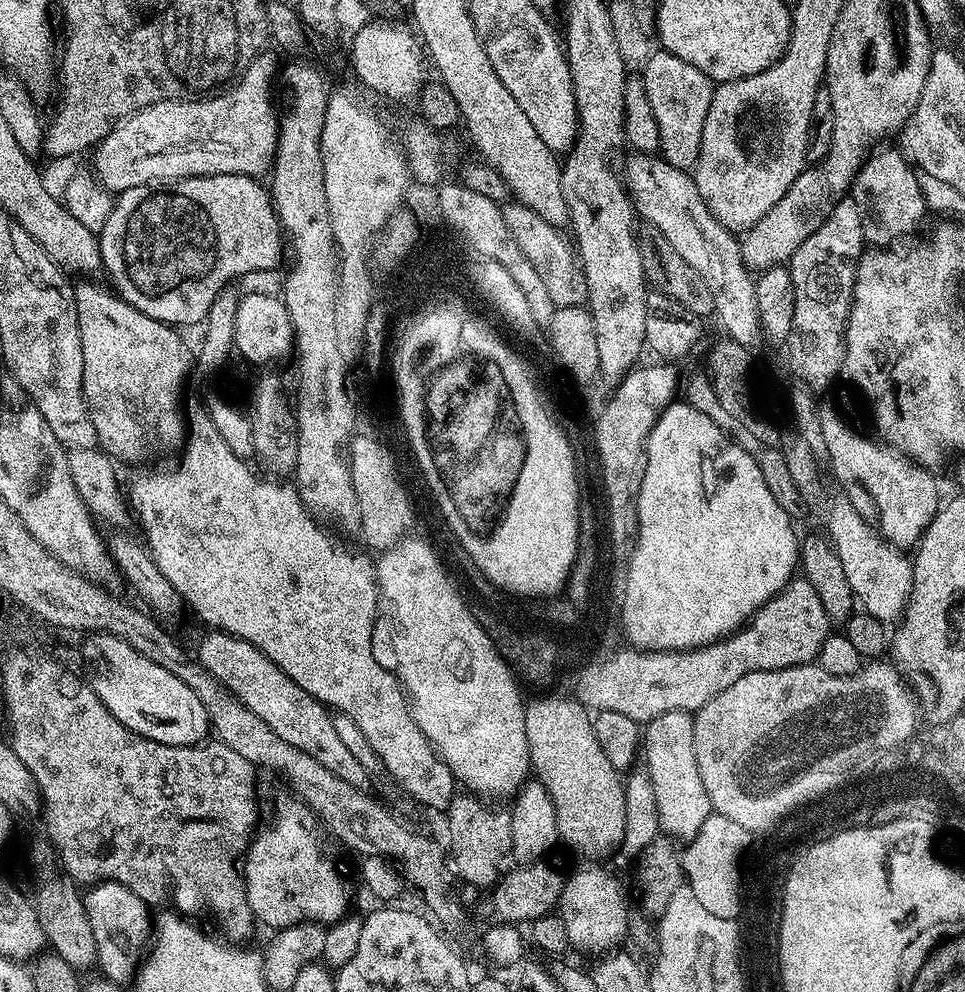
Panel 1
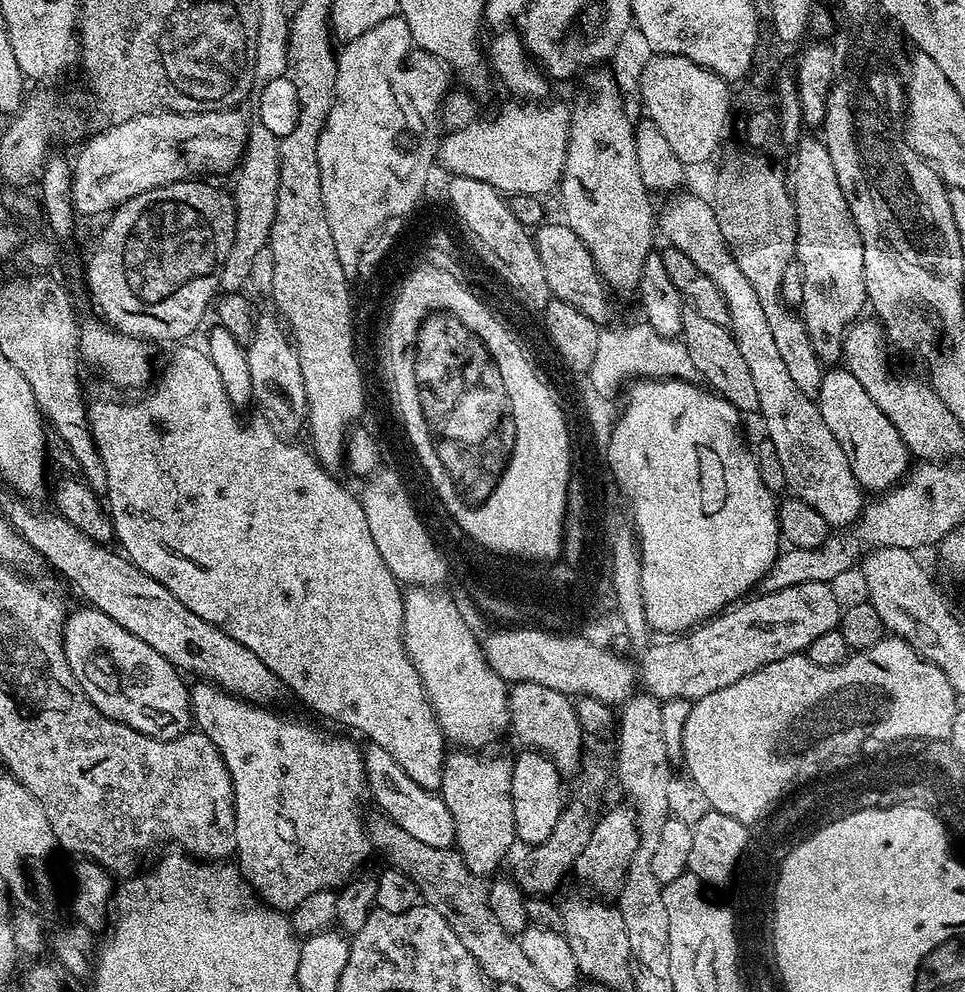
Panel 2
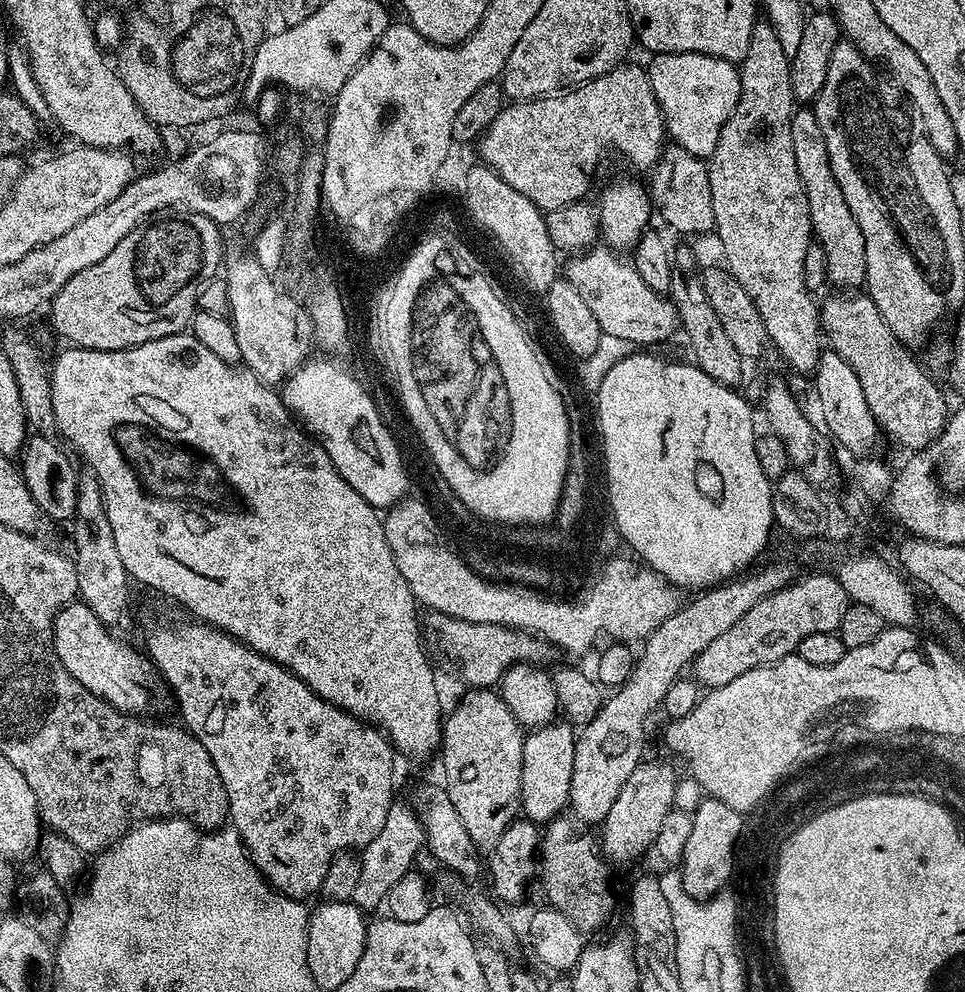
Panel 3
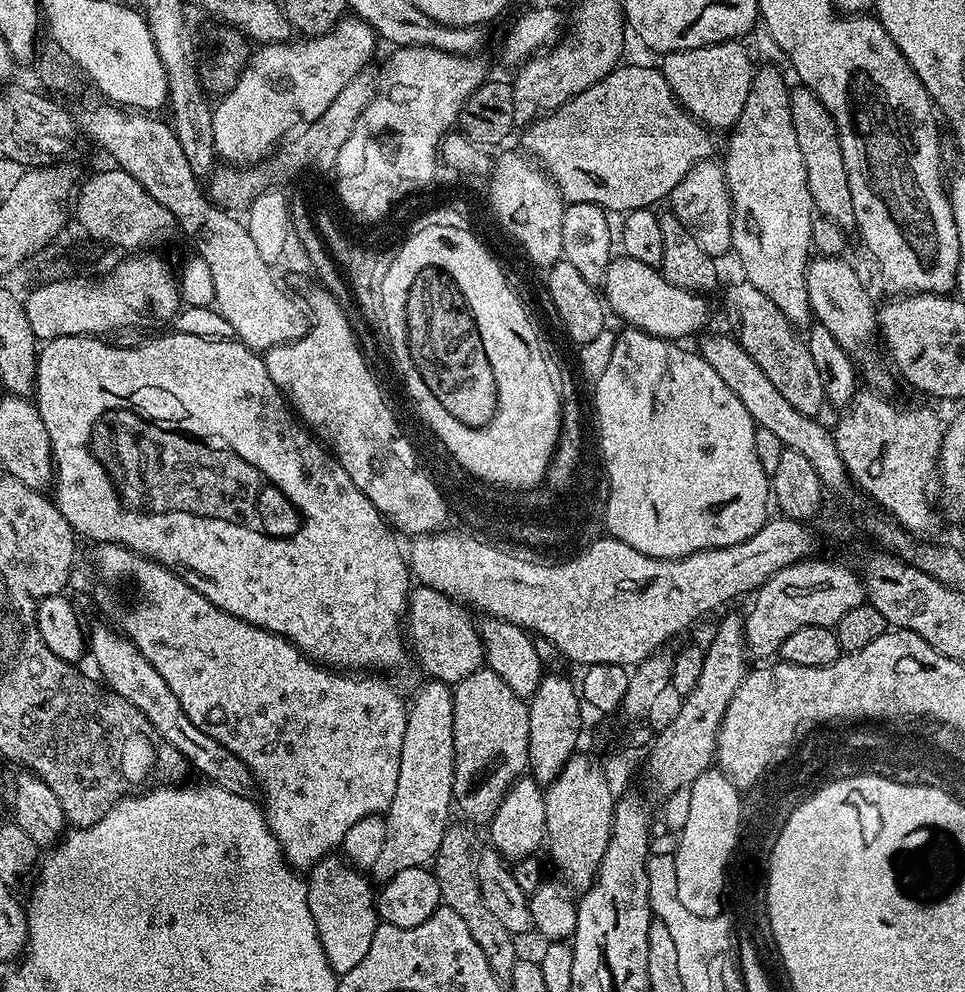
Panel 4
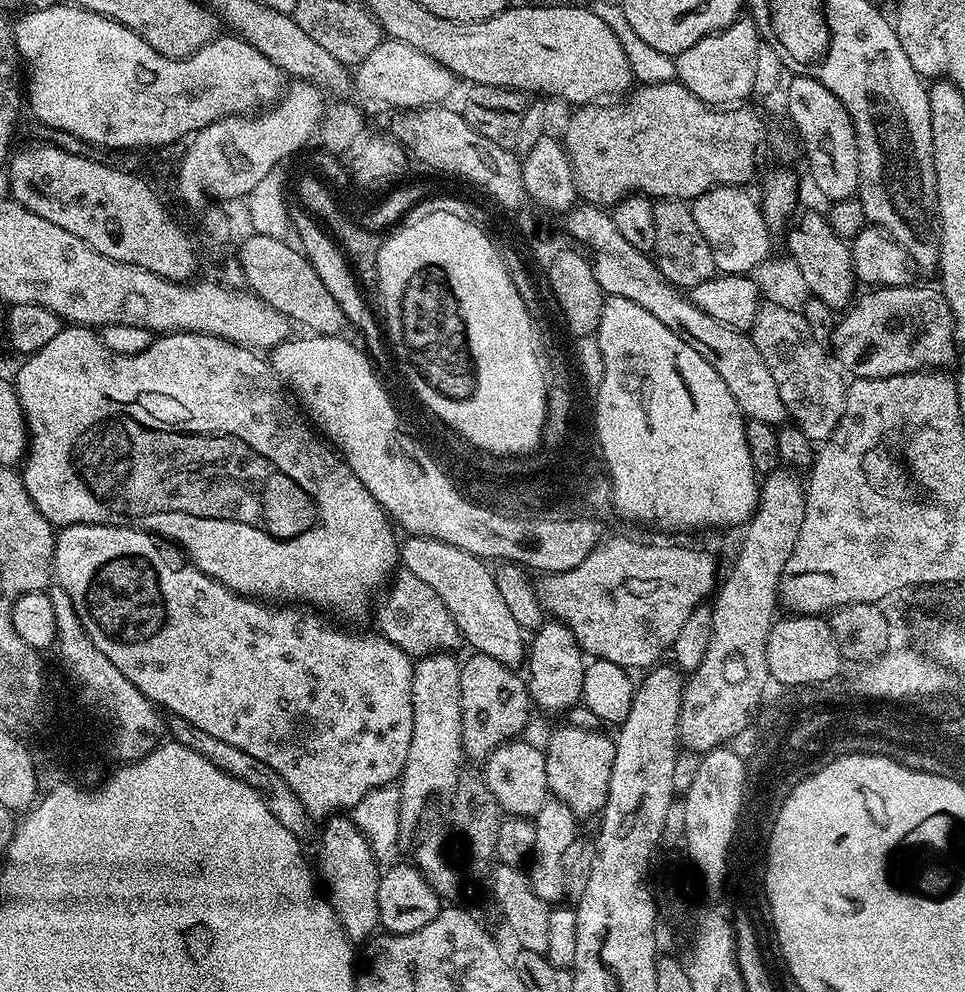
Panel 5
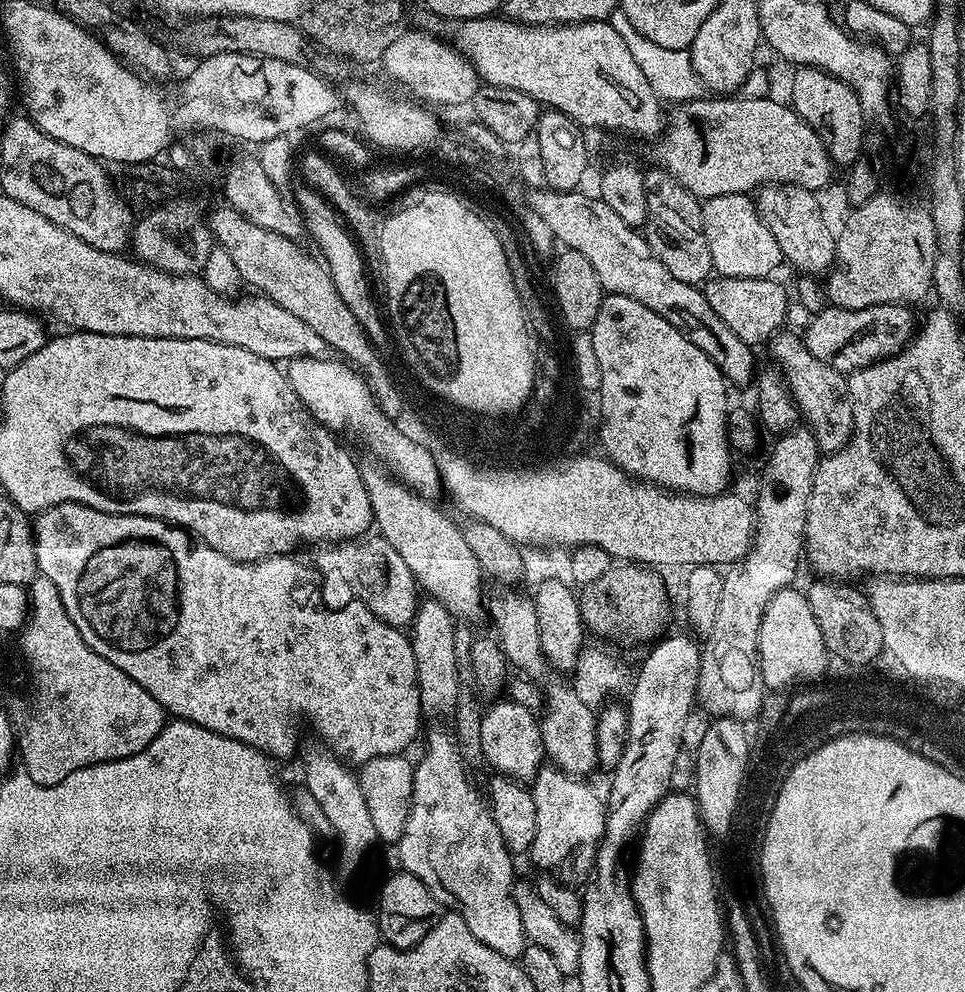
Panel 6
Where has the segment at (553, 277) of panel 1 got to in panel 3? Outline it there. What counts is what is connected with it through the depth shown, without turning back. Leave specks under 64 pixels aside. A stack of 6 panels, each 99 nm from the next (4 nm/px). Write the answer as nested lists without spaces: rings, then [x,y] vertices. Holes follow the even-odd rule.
[[[593,246],[583,254],[576,254],[566,264],[566,279],[582,296],[594,314],[603,335],[626,338],[629,346],[652,346],[677,335],[680,316],[676,305],[667,295],[650,290],[638,274],[635,264],[619,260],[617,253],[607,246]]]

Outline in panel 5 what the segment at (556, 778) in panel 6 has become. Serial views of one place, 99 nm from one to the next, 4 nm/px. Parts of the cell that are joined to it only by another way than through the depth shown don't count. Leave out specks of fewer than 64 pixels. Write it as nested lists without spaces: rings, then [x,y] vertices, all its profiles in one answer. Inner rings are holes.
[[[549,799],[547,804],[538,810],[534,818],[536,833],[534,834],[534,852],[527,869],[528,881],[532,883],[534,894],[543,904],[556,906],[561,903],[568,883],[580,872],[580,863],[585,863],[584,844],[580,841],[581,821],[559,800]]]

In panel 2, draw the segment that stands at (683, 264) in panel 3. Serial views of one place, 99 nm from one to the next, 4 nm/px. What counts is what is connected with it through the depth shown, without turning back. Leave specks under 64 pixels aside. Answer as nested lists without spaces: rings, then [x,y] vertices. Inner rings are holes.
[[[694,310],[684,318],[682,339],[686,350],[690,350],[690,358],[698,369],[701,381],[717,396],[734,405],[741,414],[759,413],[758,389],[754,386],[754,378],[742,358],[742,350],[738,350],[736,340],[725,325],[709,322]]]

